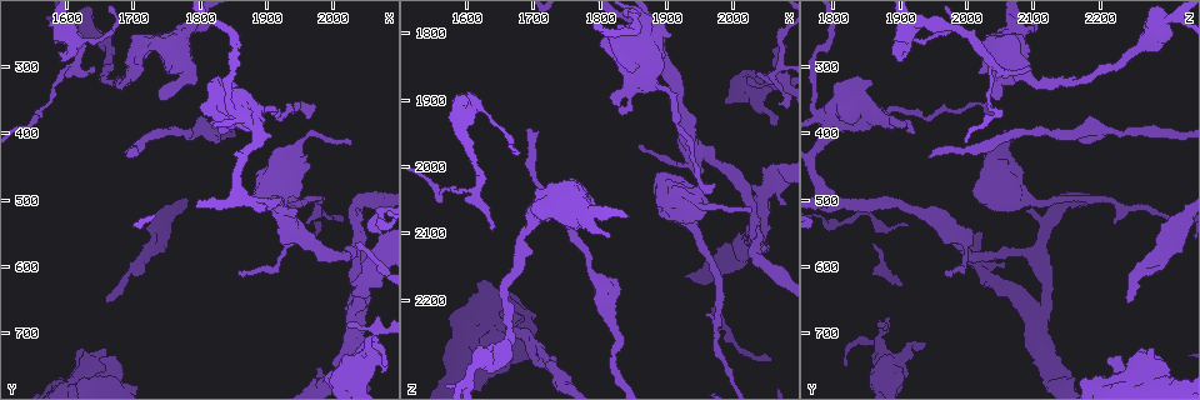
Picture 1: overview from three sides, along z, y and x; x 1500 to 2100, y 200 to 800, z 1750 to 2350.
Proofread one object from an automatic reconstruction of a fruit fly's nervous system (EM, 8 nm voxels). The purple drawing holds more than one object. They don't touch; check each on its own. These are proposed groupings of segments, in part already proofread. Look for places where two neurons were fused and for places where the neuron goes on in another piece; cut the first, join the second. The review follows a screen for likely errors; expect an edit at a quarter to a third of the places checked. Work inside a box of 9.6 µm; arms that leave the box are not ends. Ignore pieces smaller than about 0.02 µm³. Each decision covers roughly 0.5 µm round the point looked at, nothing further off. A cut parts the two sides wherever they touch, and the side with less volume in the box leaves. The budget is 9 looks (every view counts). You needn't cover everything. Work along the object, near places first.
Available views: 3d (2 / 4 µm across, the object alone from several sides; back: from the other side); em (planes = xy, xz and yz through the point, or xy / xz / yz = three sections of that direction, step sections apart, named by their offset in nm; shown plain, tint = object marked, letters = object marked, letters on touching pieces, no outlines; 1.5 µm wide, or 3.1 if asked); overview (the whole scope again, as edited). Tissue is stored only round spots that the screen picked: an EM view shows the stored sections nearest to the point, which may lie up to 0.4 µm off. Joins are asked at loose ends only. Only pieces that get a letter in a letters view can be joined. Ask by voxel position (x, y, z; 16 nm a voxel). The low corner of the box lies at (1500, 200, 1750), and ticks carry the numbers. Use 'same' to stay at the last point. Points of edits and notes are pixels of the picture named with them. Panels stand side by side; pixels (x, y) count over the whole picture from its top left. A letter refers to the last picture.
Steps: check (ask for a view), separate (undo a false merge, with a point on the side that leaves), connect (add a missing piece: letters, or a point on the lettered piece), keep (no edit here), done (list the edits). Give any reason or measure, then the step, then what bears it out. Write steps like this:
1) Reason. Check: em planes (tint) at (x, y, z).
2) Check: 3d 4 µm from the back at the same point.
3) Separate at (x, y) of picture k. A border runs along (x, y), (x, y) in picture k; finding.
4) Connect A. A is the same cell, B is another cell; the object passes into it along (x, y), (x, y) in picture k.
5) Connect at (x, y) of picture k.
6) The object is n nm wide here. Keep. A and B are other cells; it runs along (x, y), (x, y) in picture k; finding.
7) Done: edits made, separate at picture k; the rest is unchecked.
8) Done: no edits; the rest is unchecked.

Thick end. Check: em planes (letters) at (1930, 420, 2040).

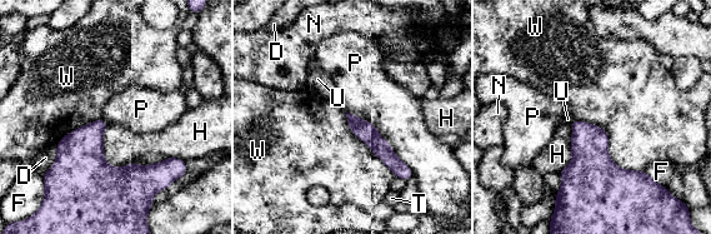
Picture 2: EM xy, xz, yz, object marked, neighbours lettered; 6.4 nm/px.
Keep. D, F, H, N, P, T, U and W are other cells; a border runs along (345, 110), (370, 122), (414, 175) in picture 2; no lettered piece goes on from it.

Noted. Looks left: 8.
An open end. Check: em planes (plain) at (1690, 435, 1940).

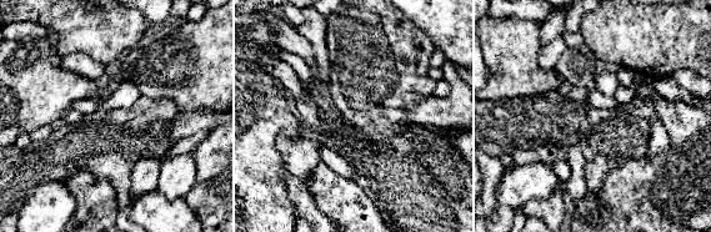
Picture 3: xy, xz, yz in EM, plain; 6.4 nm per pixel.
What lies round it. Check: em planes (letters) at the same point.

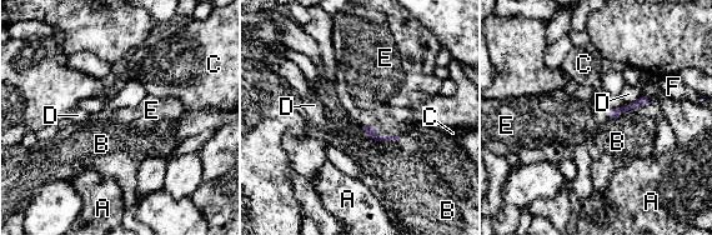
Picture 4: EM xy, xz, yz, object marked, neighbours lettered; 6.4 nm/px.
Connect E. E is the same cell, A, B, C, D and F are other cells; the object passes into it along (370, 130), (379, 136), (382, 98) in picture 4; it goes on there.

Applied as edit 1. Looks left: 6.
Three-way junction. Check: 3d 4 µm at (2035, 580, 2100).

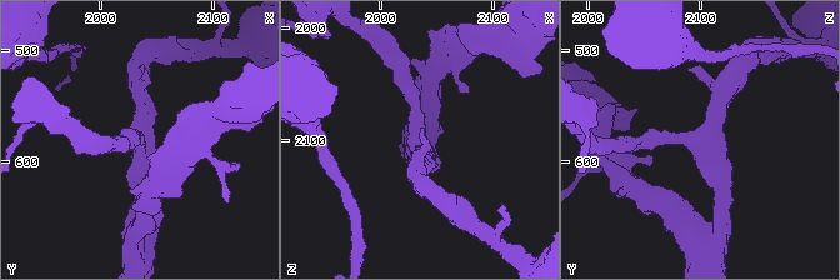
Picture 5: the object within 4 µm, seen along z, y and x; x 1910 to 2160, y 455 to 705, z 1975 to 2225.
3 arms meet here; the arms are 200, 240, 320 nm wide. Check: em xy step 4 (letters) at (2032, 582, 2100).

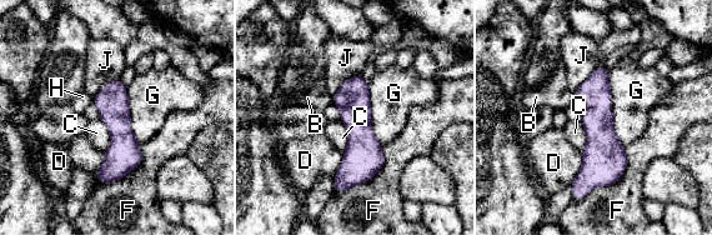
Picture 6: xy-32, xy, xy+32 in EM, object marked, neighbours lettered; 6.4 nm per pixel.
Keep. B, C, D, F, G, H and J are other cells; all the same neuron.

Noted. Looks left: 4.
Check: overview.

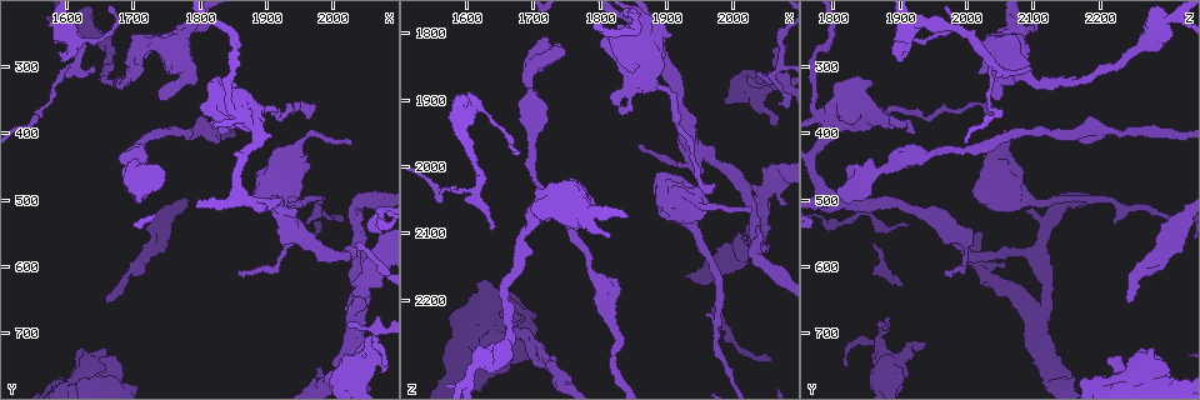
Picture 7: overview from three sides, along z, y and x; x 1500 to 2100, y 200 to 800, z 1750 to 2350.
Branch stops here. Check: em planes (letters) at (1620, 720, 2275).

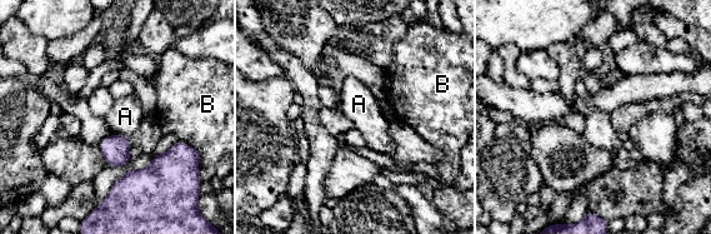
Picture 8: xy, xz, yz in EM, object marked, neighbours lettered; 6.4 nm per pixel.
Keep. A and B are other cells; a border runs along (119, 133), (124, 135) in picture 8; none of them fits.

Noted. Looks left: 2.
Done: edits made, connect at picture 4; the rest is unchecked.

